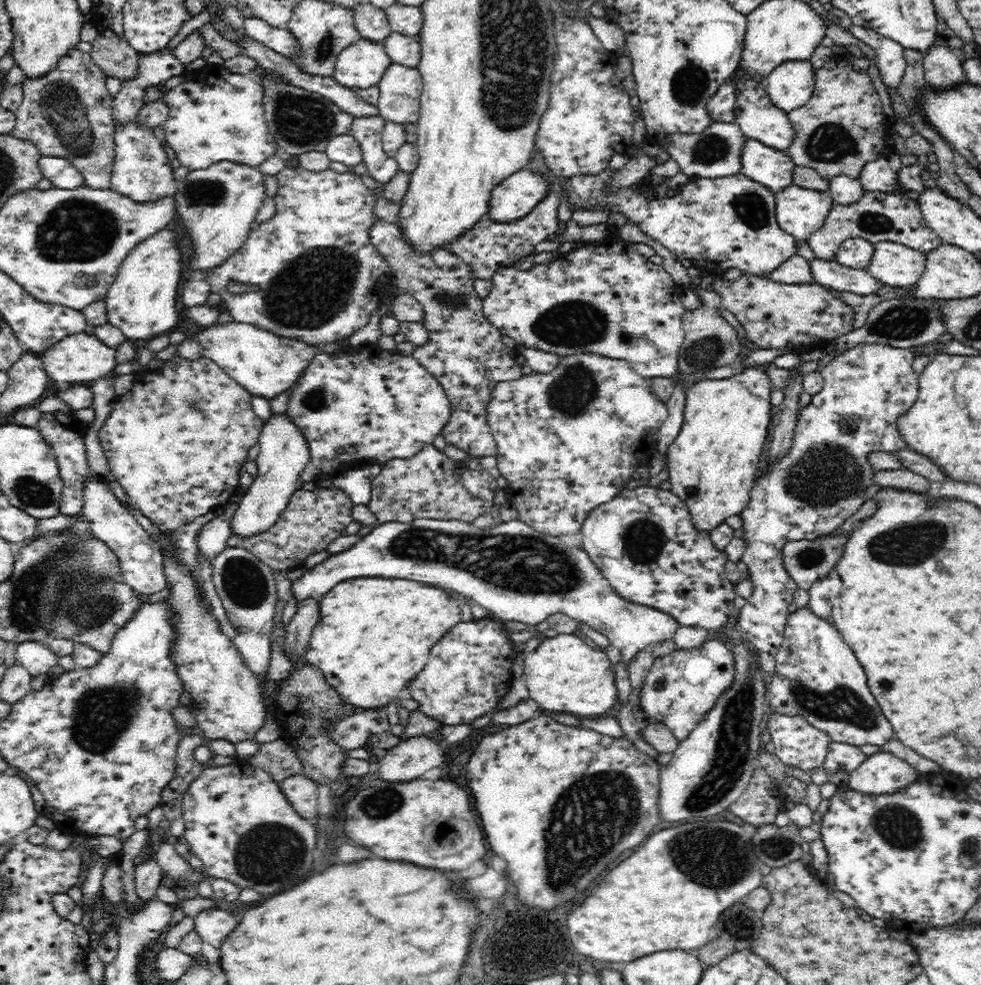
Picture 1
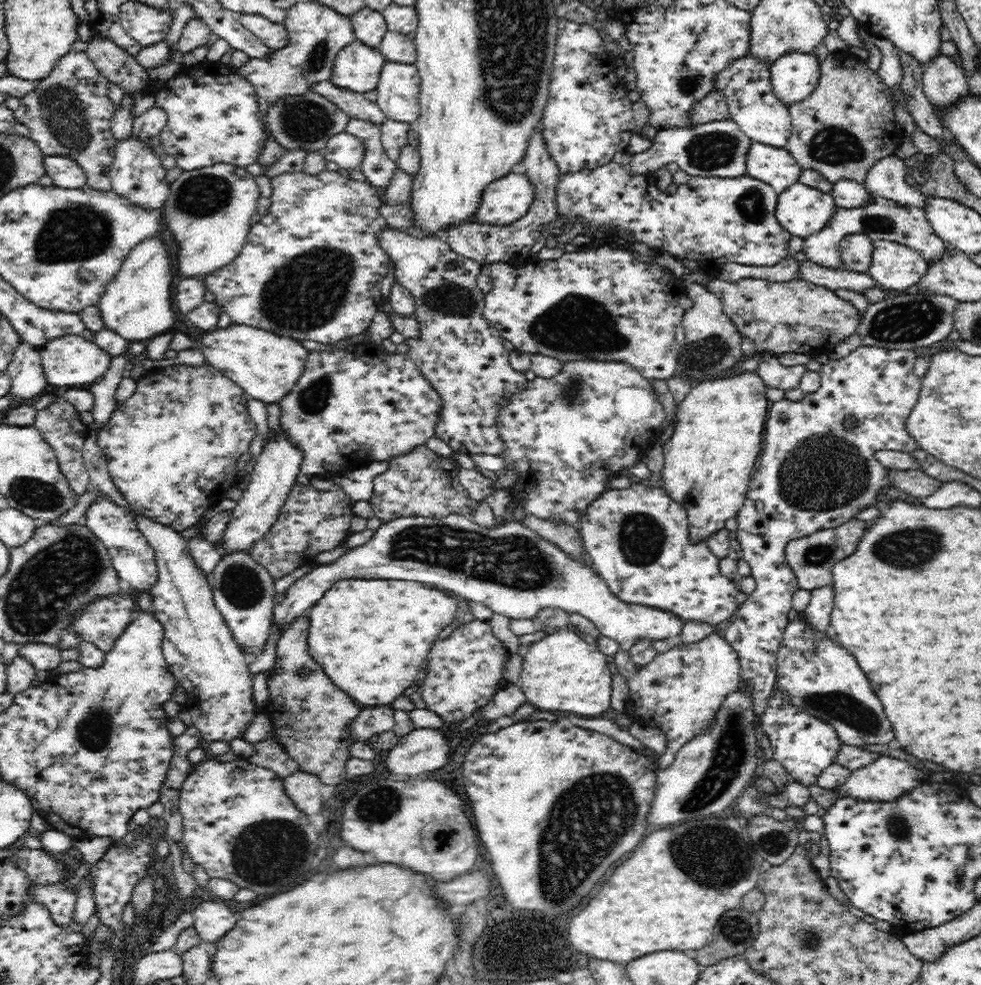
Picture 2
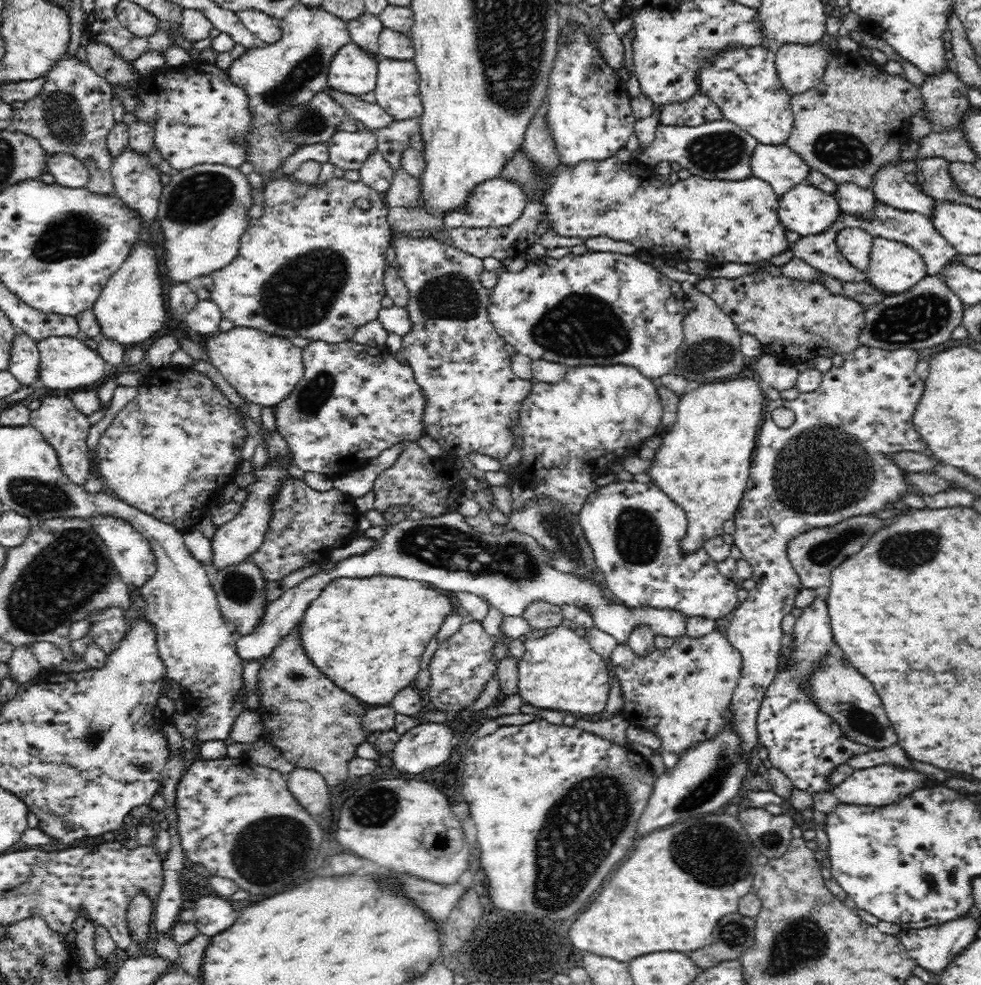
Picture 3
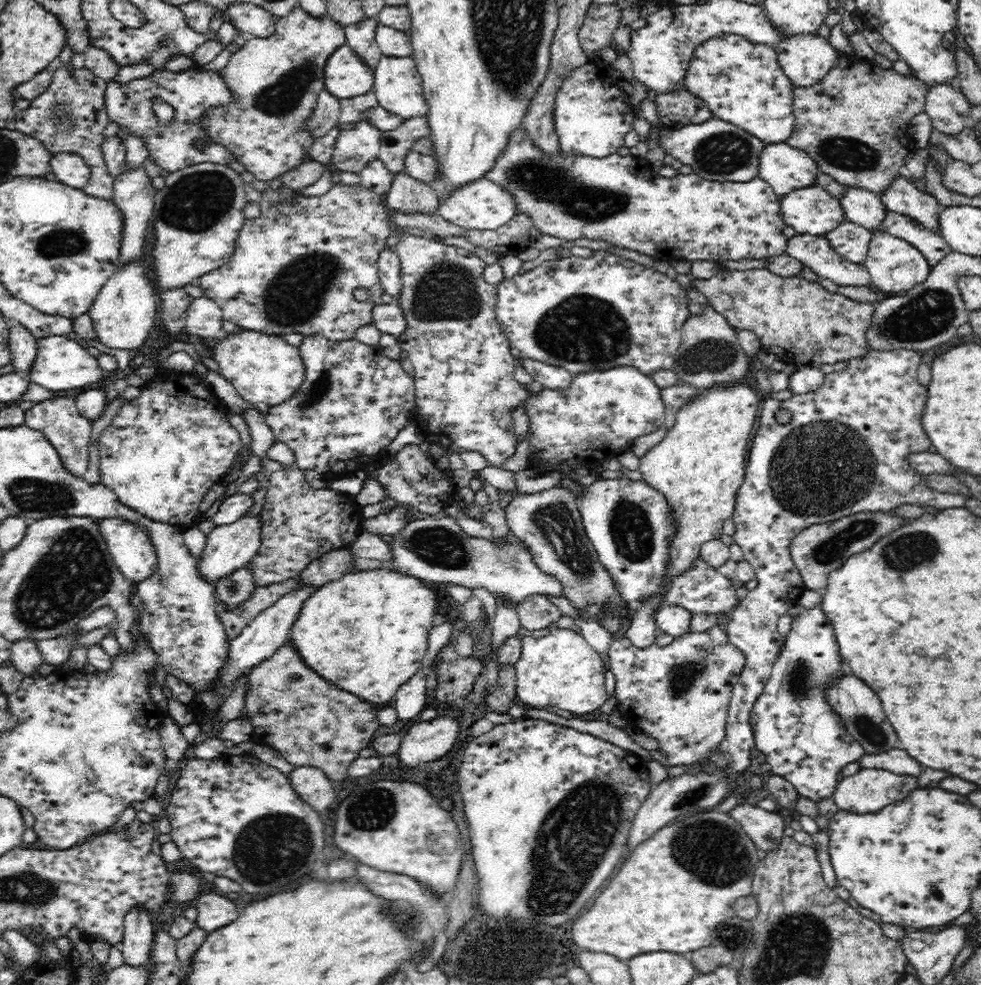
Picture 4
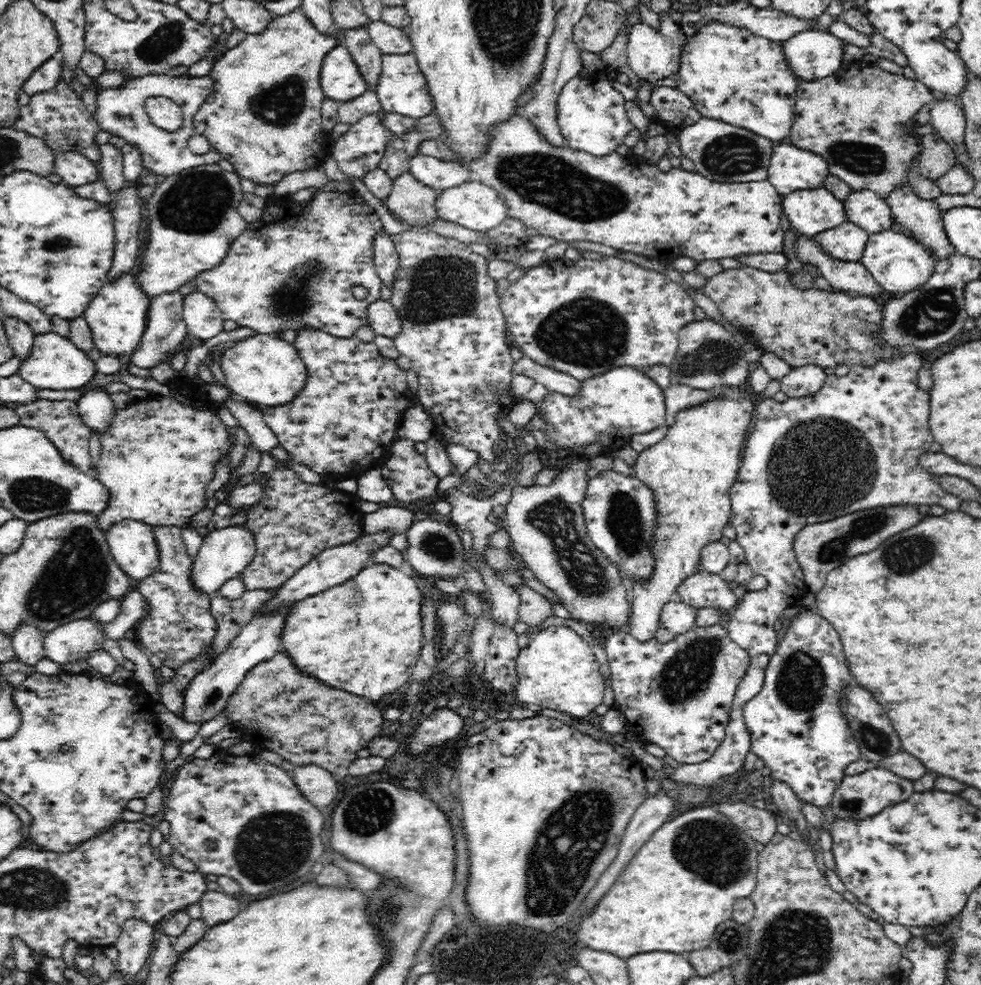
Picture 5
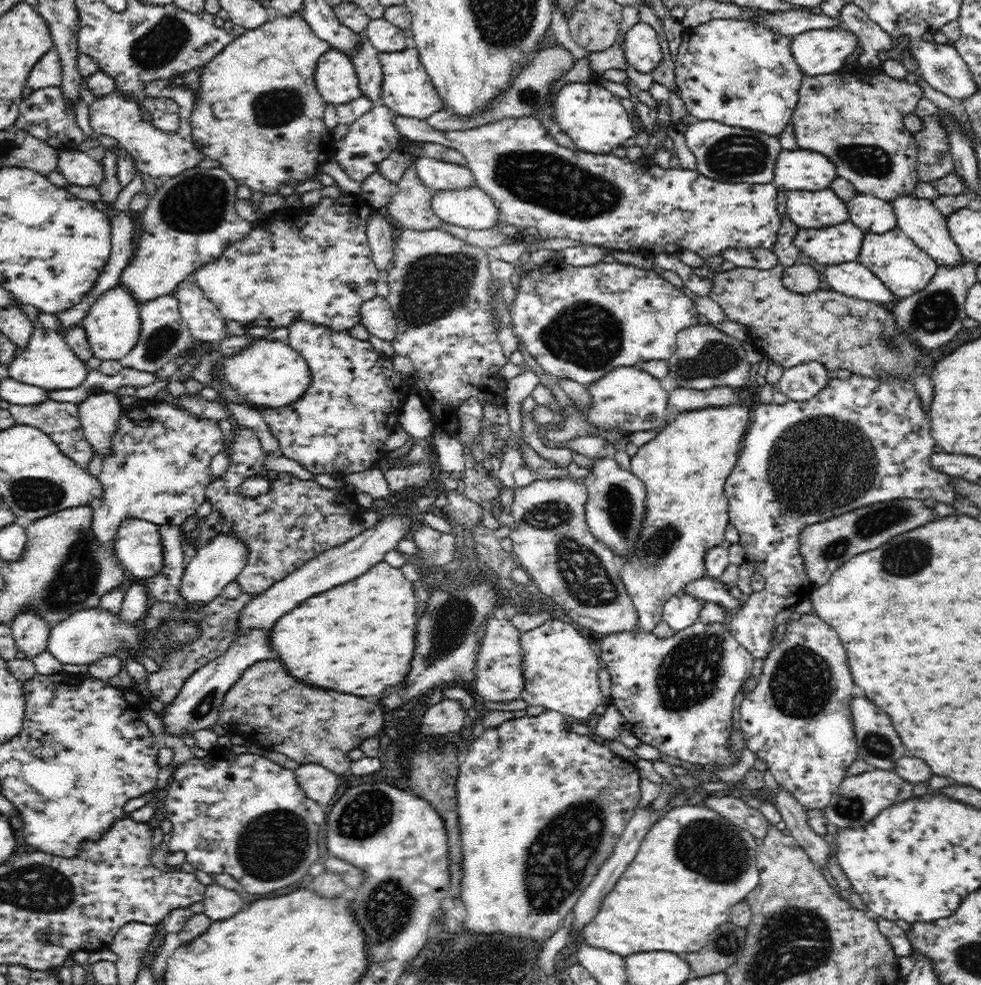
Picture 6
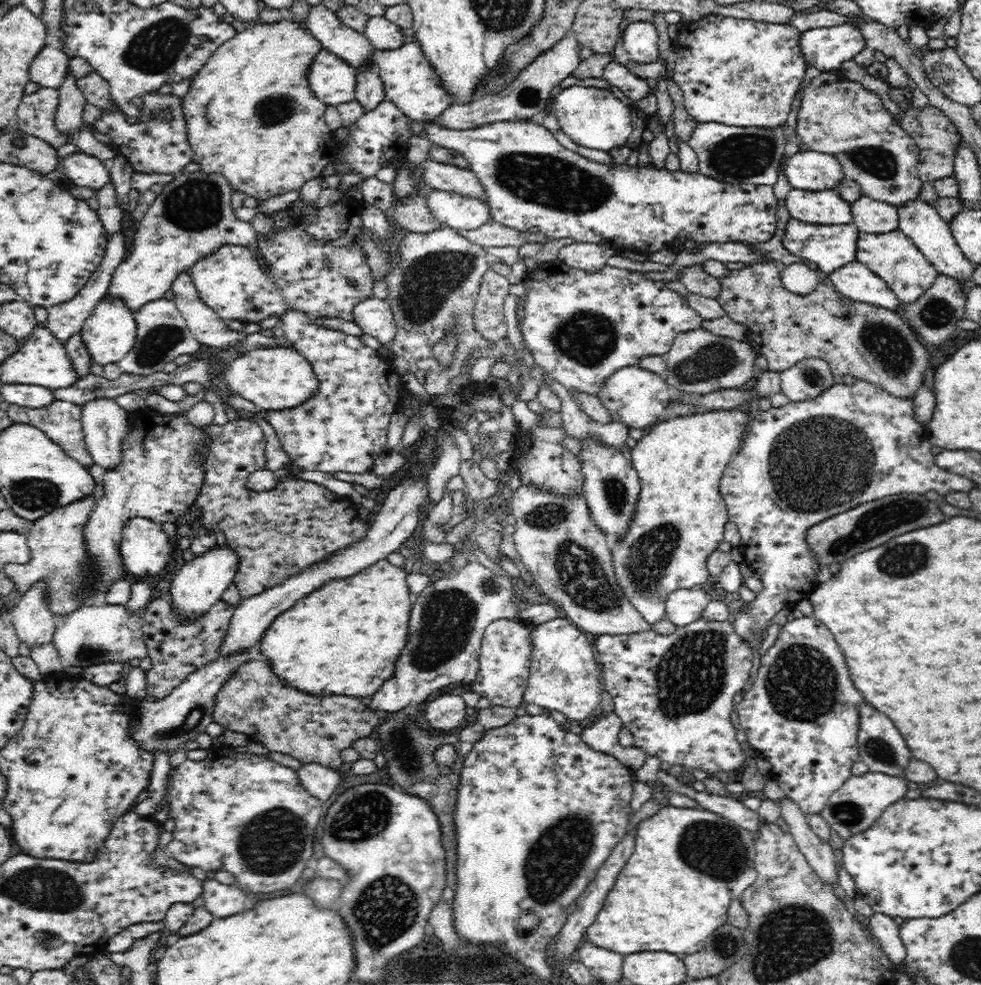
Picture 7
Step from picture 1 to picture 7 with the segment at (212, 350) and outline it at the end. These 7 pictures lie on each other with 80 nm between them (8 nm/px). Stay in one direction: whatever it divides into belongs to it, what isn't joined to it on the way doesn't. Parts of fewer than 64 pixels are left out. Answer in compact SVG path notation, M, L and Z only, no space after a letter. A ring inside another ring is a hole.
M292 347L255 348L240 354L226 361L224 376L231 390L266 411L297 408L320 389L313 366Z

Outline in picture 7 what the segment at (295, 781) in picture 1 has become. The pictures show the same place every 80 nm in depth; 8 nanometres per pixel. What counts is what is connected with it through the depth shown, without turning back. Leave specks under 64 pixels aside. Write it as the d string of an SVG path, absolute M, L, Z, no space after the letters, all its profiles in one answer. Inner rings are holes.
M316 763L302 764L297 773L302 786L320 800L328 800L342 780L338 771Z

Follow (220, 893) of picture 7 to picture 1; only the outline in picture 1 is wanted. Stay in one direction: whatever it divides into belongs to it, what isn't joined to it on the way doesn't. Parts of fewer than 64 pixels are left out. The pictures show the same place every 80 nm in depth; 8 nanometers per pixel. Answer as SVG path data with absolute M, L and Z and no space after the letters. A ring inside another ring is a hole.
M218 907L216 909L205 909L194 917L194 931L201 937L204 943L219 948L223 940L234 931L238 920Z

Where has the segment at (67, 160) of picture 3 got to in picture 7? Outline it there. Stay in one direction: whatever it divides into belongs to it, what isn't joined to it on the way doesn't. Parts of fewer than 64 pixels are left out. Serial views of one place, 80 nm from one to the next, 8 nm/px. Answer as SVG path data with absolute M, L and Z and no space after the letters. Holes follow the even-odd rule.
M73 153L60 163L60 169L72 183L97 191L111 181L109 164L86 153Z

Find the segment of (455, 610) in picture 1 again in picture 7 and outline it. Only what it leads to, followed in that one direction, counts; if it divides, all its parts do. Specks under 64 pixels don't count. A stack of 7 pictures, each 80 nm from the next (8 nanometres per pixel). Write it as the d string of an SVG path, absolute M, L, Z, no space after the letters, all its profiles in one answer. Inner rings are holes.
M386 558L346 578L328 580L274 618L258 644L261 658L274 668L272 673L281 684L286 682L298 692L310 692L311 696L322 694L322 697L324 694L346 694L359 699L370 697L378 686L382 686L382 678L390 674L394 654L398 654L402 642L406 642L406 622L410 622L410 590L406 575L404 567L392 565Z

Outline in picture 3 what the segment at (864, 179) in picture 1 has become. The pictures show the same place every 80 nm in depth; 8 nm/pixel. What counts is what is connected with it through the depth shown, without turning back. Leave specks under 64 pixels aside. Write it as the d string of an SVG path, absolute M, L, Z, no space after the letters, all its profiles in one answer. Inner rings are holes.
M888 164L876 174L872 186L877 200L906 212L918 212L928 219L935 205L935 198L924 194L919 185L900 168L900 164Z

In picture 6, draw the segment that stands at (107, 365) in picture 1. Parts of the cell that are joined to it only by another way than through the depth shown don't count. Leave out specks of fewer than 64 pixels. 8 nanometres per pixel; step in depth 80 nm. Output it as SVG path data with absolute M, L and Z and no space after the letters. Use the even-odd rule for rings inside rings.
M44 326L34 329L26 348L7 365L7 370L8 377L44 390L78 388L90 371L86 363L70 348L64 335Z

